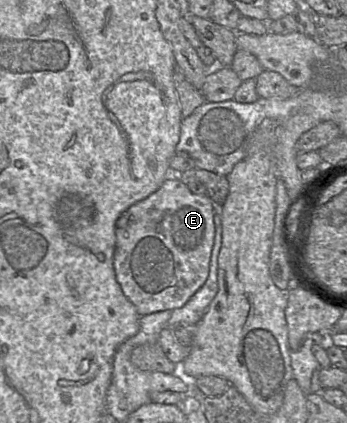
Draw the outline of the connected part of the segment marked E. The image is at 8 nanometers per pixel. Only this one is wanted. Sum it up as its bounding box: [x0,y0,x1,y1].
[113,172,215,317]

